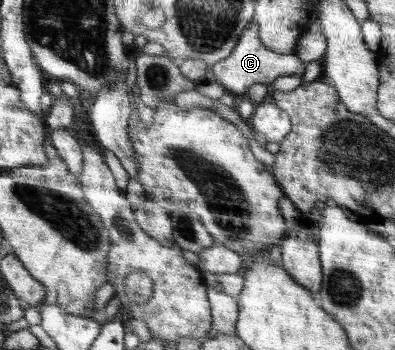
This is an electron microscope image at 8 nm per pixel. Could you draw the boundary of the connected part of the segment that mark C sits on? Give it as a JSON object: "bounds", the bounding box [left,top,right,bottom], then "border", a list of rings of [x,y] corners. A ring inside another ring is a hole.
{"bounds":[210,18,305,93],"border":[[[253,18],[250,24],[240,35],[234,50],[230,56],[215,62],[210,66],[213,78],[222,86],[225,86],[230,92],[245,93],[249,86],[253,84],[270,85],[279,76],[284,75],[301,75],[304,72],[305,64],[300,61],[296,54],[278,54],[273,50],[266,48],[259,37],[259,26]]]}

